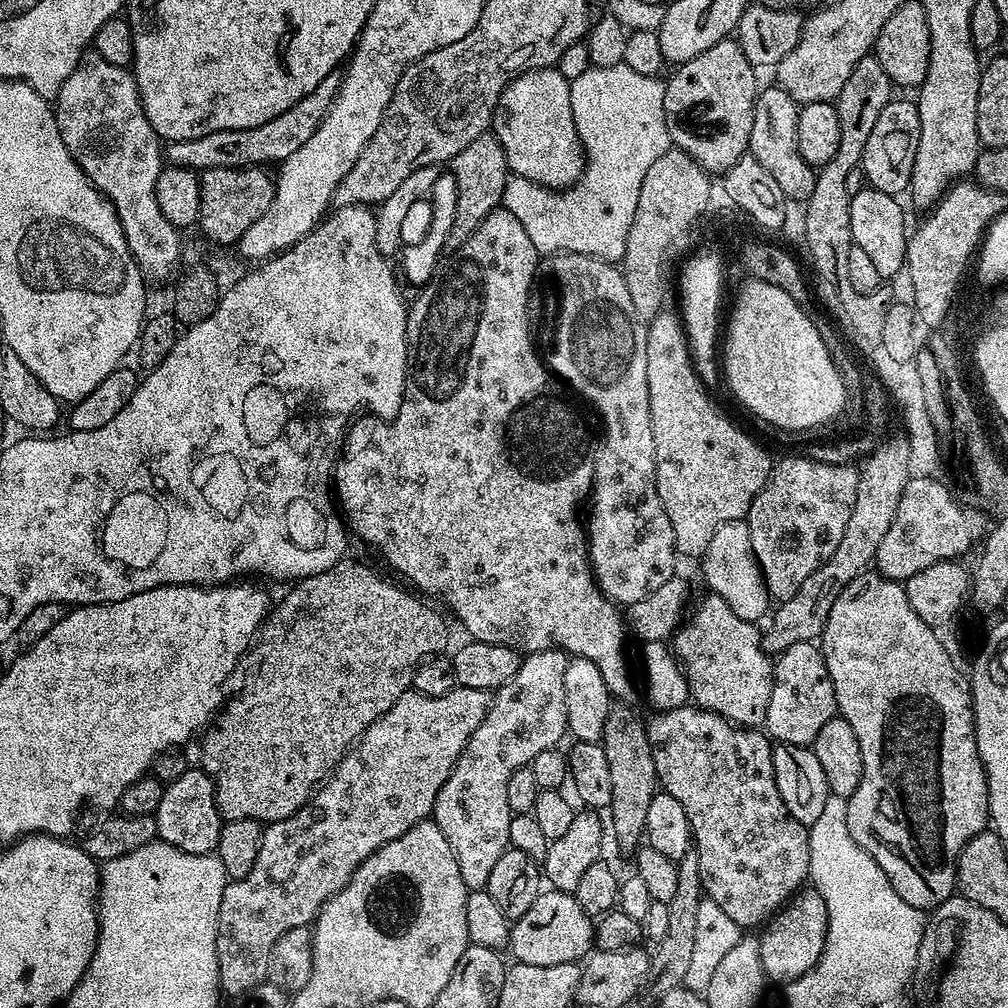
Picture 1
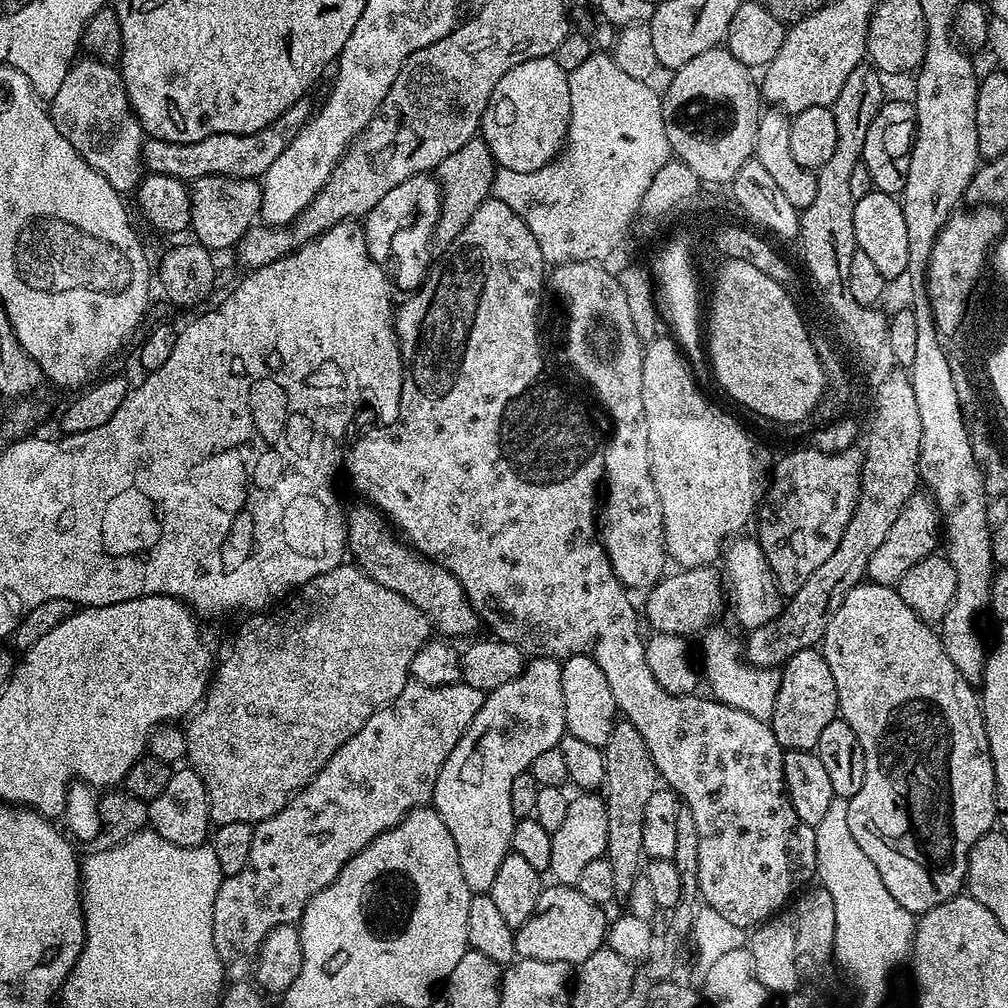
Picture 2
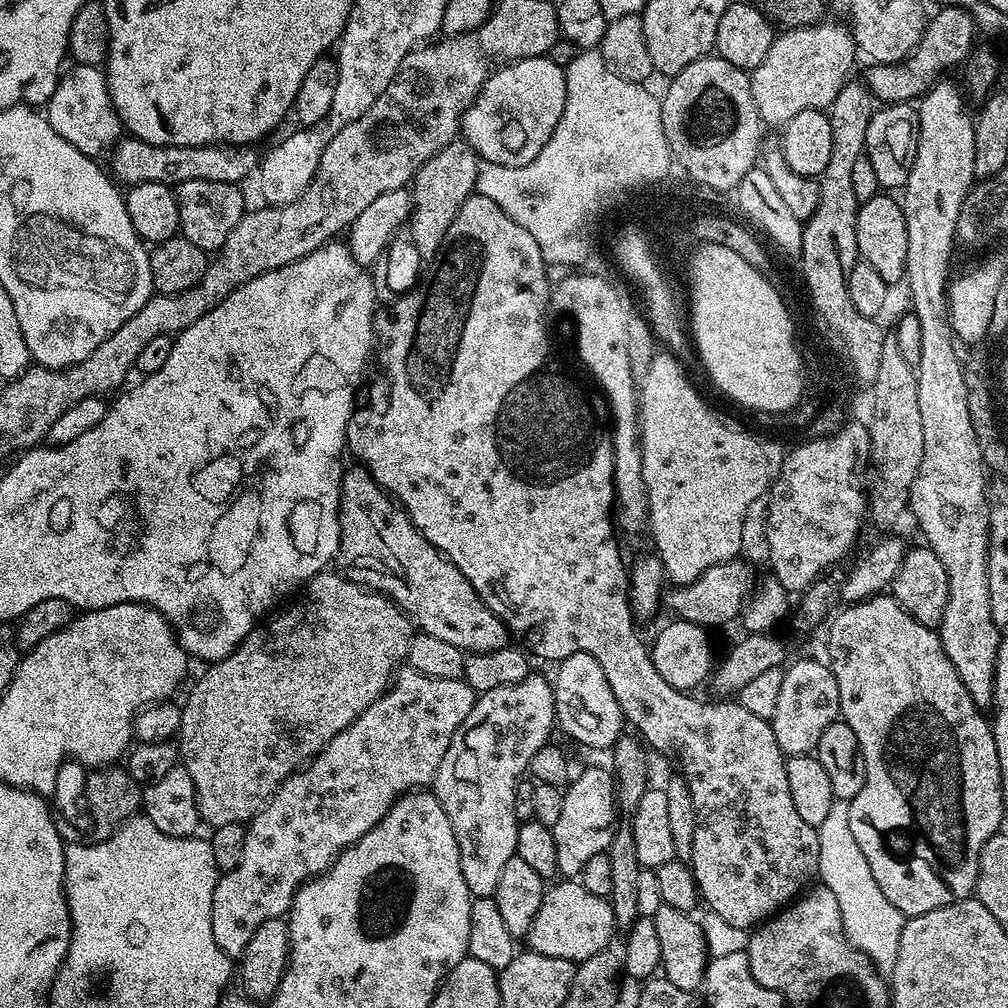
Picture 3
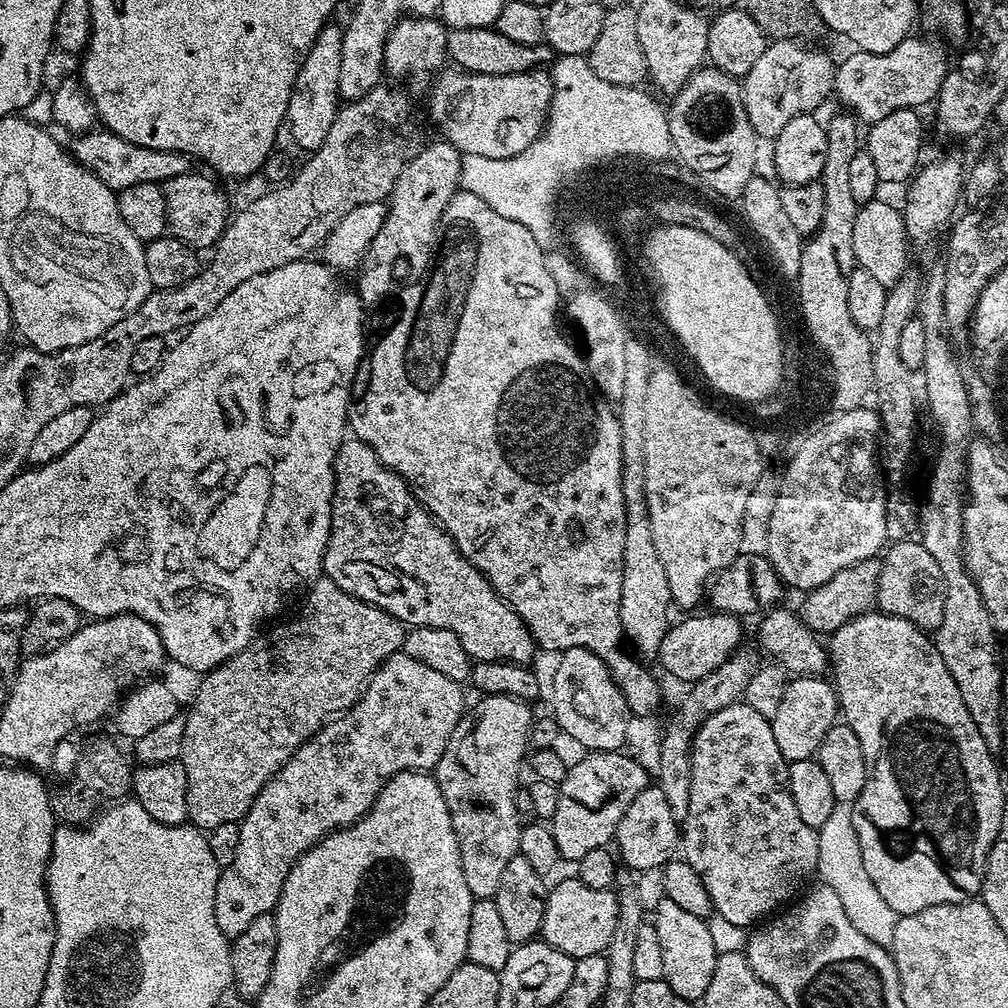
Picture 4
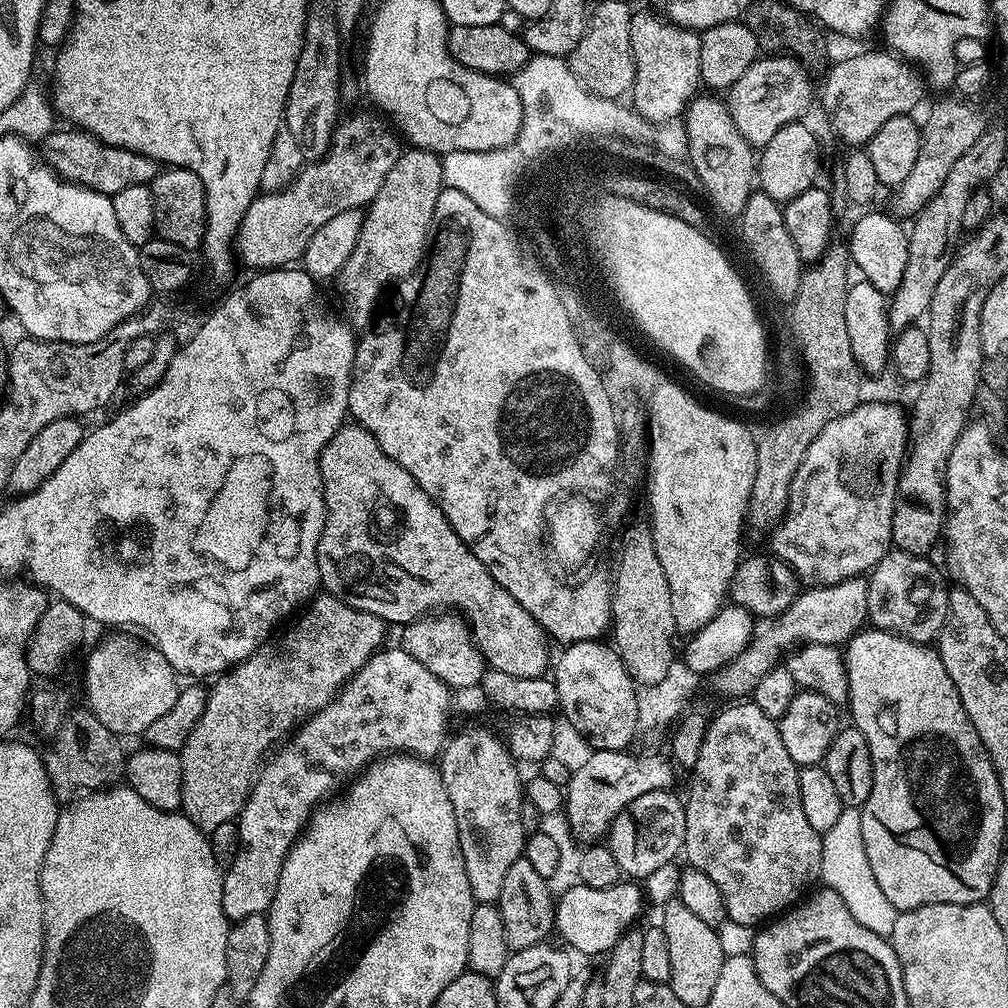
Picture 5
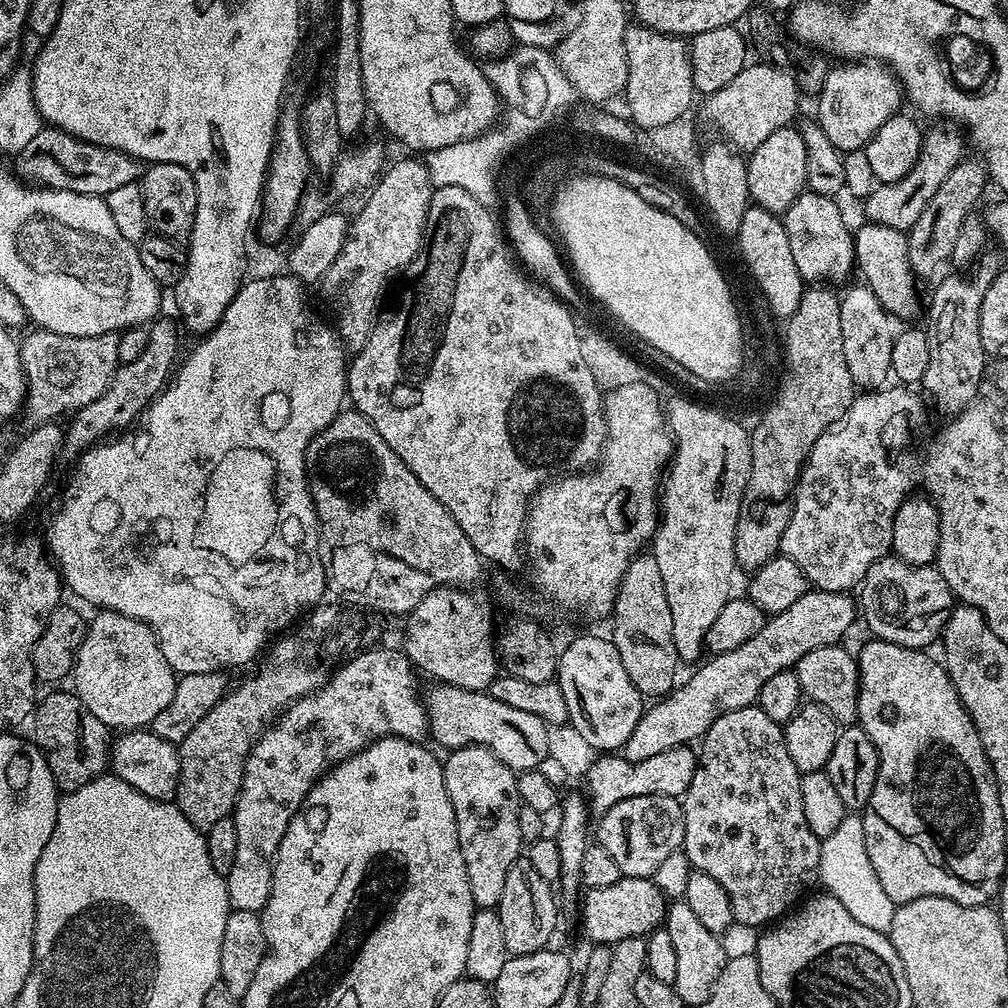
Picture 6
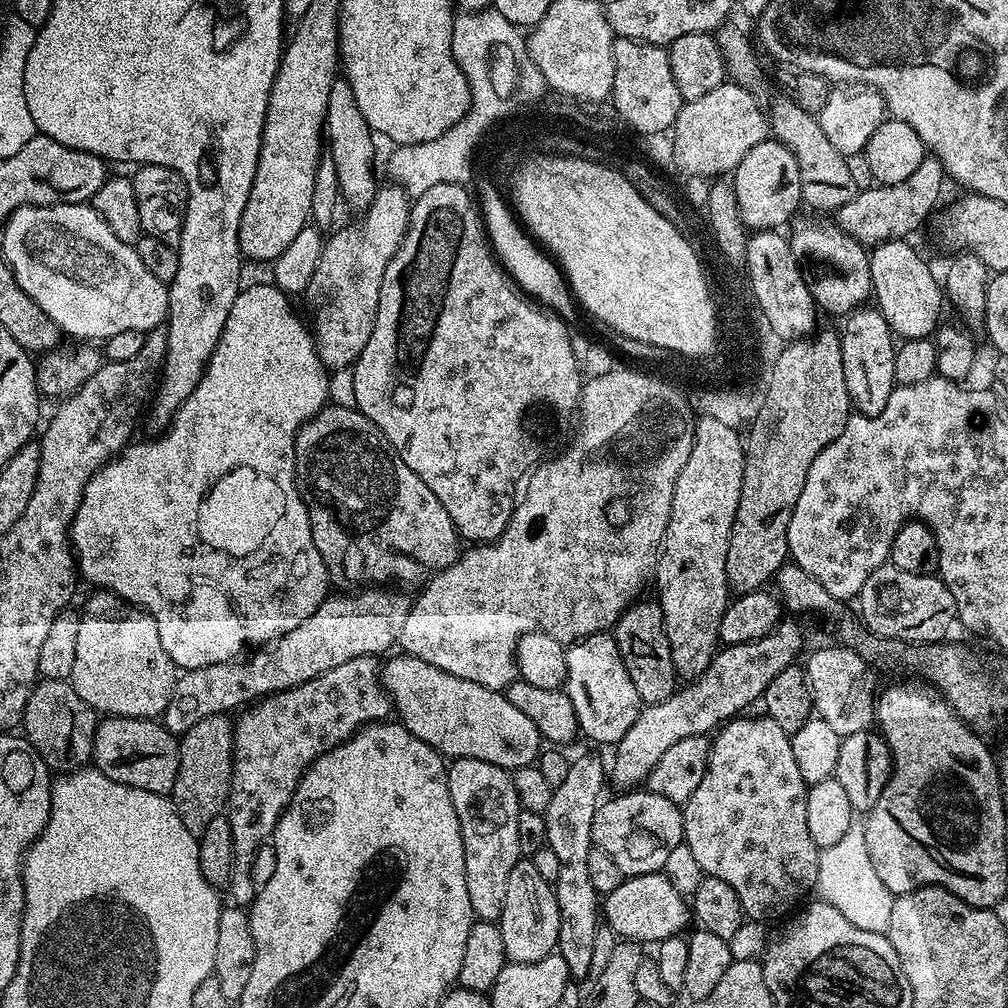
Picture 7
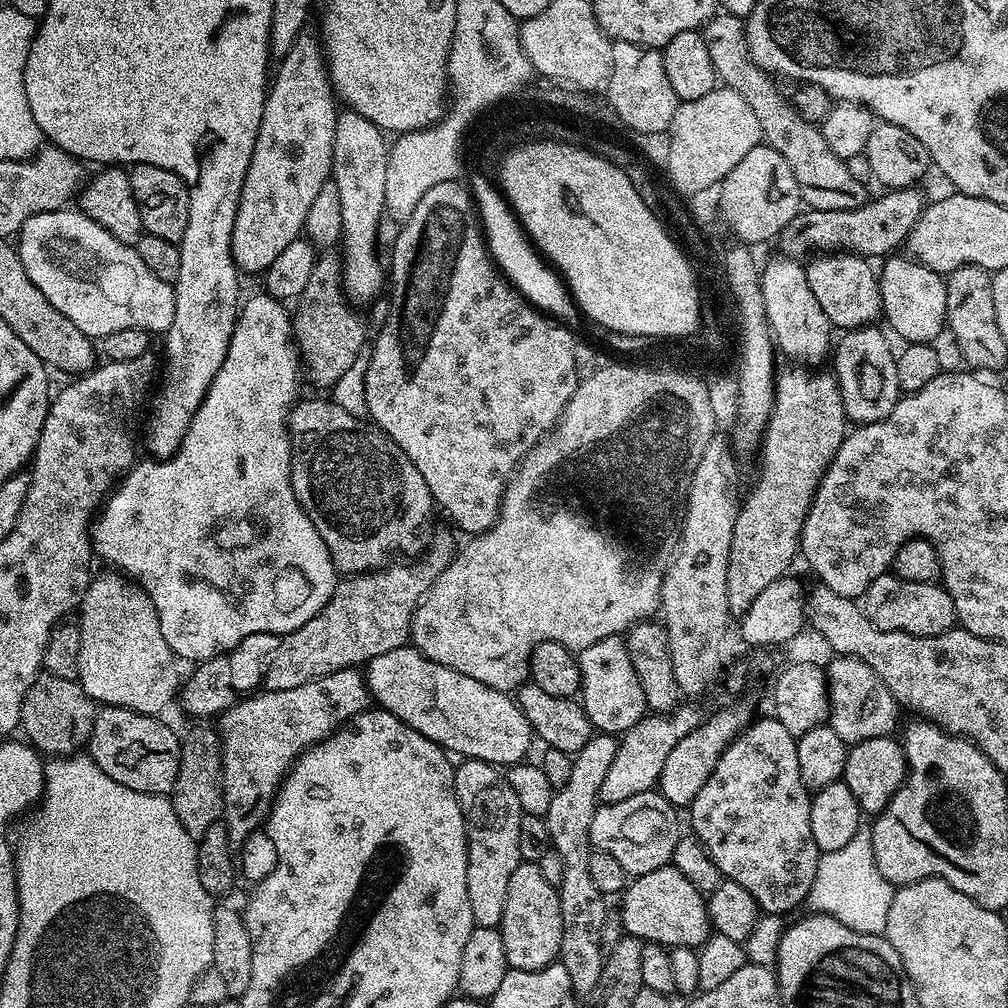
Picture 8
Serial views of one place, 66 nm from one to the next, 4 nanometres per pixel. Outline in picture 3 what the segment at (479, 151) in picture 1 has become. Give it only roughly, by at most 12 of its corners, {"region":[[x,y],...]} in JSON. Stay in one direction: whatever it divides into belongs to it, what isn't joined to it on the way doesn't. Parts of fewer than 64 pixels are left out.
{"region":[[451,140],[412,177],[410,236],[435,257],[480,157]]}

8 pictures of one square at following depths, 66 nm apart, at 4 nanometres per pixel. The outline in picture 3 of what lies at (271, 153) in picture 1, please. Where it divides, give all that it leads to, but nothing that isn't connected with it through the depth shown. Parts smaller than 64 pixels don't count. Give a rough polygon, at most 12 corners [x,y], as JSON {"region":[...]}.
{"region":[[117,143],[124,186],[240,184],[261,163],[246,144]]}

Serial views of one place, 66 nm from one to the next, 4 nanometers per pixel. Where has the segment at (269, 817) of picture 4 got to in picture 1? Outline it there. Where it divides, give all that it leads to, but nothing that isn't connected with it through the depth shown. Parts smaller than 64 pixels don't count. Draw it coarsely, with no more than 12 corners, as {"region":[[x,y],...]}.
{"region":[[415,690],[218,910],[220,990],[265,983],[360,863],[432,816],[489,693]]}

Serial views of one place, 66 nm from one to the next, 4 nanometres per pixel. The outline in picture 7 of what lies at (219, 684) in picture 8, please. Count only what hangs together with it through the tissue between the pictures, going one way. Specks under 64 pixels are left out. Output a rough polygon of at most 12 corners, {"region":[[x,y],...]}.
{"region":[[333,595],[249,660],[181,671],[162,715],[202,718],[399,645],[412,600]]}

